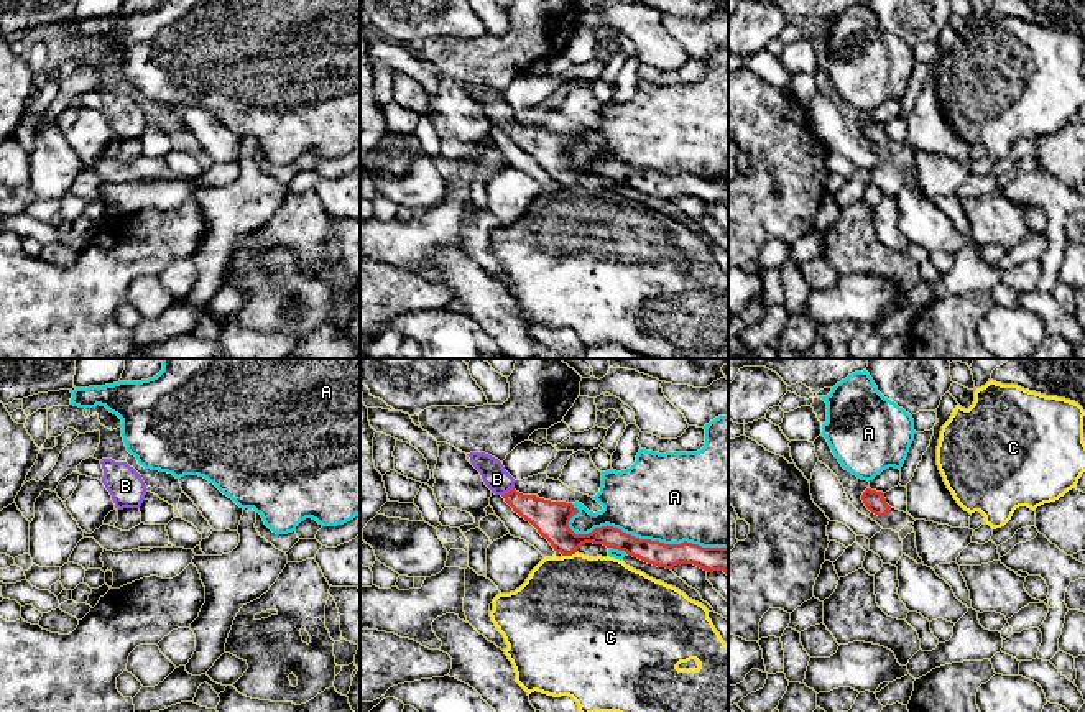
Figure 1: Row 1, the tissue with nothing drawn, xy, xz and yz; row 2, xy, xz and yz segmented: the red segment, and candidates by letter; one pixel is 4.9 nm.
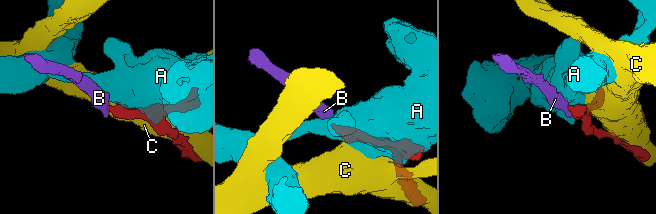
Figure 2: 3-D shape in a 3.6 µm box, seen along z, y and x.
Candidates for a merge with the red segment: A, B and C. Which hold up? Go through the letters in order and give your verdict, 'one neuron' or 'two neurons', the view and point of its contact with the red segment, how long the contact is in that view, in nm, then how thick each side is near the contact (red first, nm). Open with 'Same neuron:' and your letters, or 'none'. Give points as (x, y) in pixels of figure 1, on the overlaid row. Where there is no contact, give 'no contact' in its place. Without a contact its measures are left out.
Same neuron: B
A: two neurons; meets red in xz at (637, 538); contact 800 nm long; 120 nm thick on the red side, 440 nm on the other
B: one neuron; meets red in xz at (508, 492); contact 80 nm long; 180 nm thick on the red side, 120 nm on the other
C: two neurons; meets red in xz at (569, 554); contact 80 nm long; 180 nm thick on the red side, 500 nm on the other

